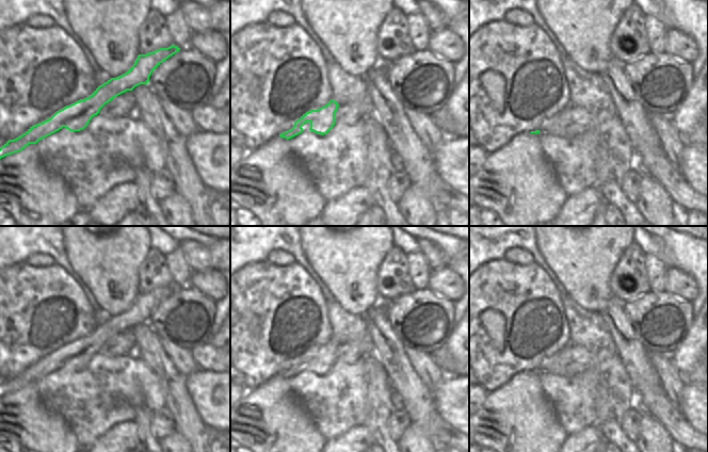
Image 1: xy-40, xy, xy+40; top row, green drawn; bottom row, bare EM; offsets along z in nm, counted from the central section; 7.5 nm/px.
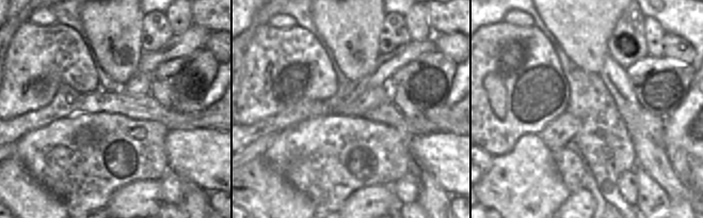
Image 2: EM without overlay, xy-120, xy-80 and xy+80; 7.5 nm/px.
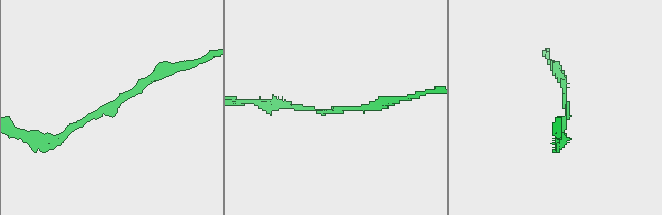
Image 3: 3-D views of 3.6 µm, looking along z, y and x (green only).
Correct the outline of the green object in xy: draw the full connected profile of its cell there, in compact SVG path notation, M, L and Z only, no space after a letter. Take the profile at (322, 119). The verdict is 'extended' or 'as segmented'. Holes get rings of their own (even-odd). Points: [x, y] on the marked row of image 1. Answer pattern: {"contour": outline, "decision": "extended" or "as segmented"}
{"contour": "M331 99L325 106L317 110L310 110L303 114L297 120L294 122L294 126L291 129L280 133L279 136L289 140L302 133L302 126L307 122L310 123L310 131L322 135L326 134L335 125L335 113L338 107L339 104L337 101Z", "decision": "as segmented"}

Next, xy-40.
{"contour": "M173 44L167 48L159 48L146 54L139 54L134 64L125 74L111 78L99 85L88 97L64 107L50 118L30 127L18 138L9 140L0 147L0 159L22 150L29 144L36 144L39 140L63 127L69 131L84 129L106 103L127 91L132 91L140 84L147 84L151 72L179 50L180 48Z", "decision": "as segmented"}

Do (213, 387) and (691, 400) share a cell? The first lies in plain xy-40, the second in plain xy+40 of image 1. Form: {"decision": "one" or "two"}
{"decision": "one"}

